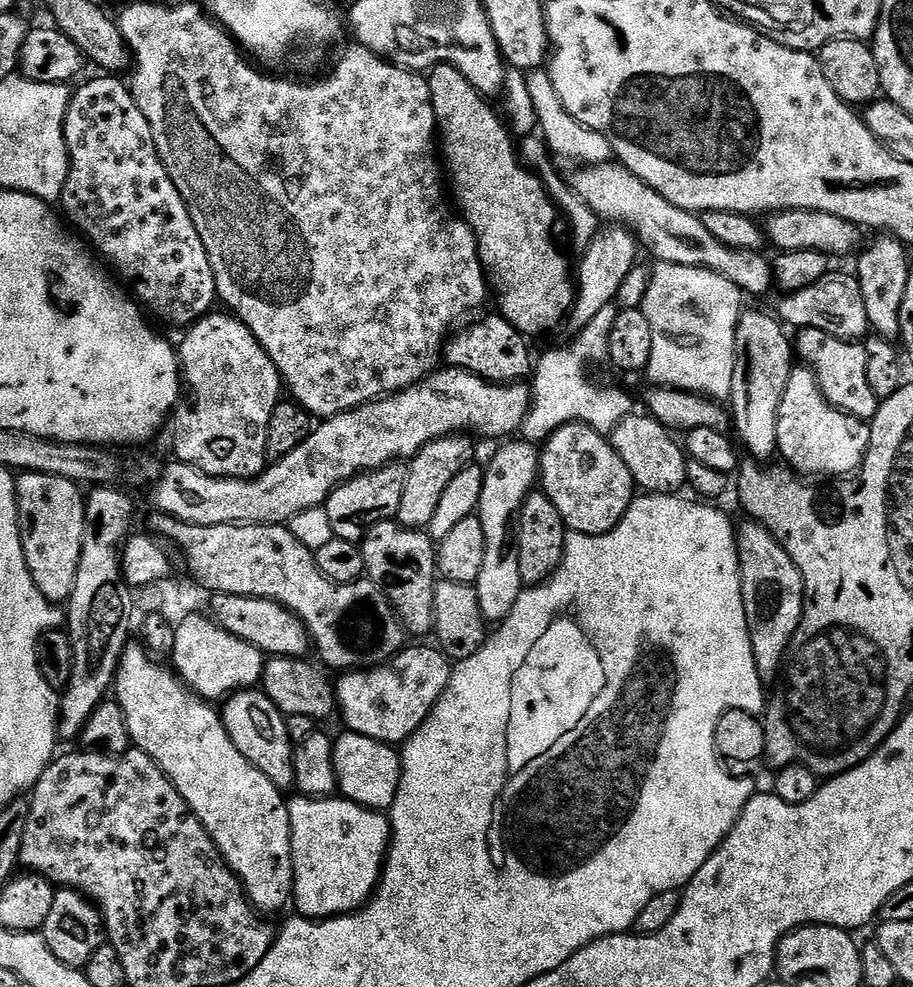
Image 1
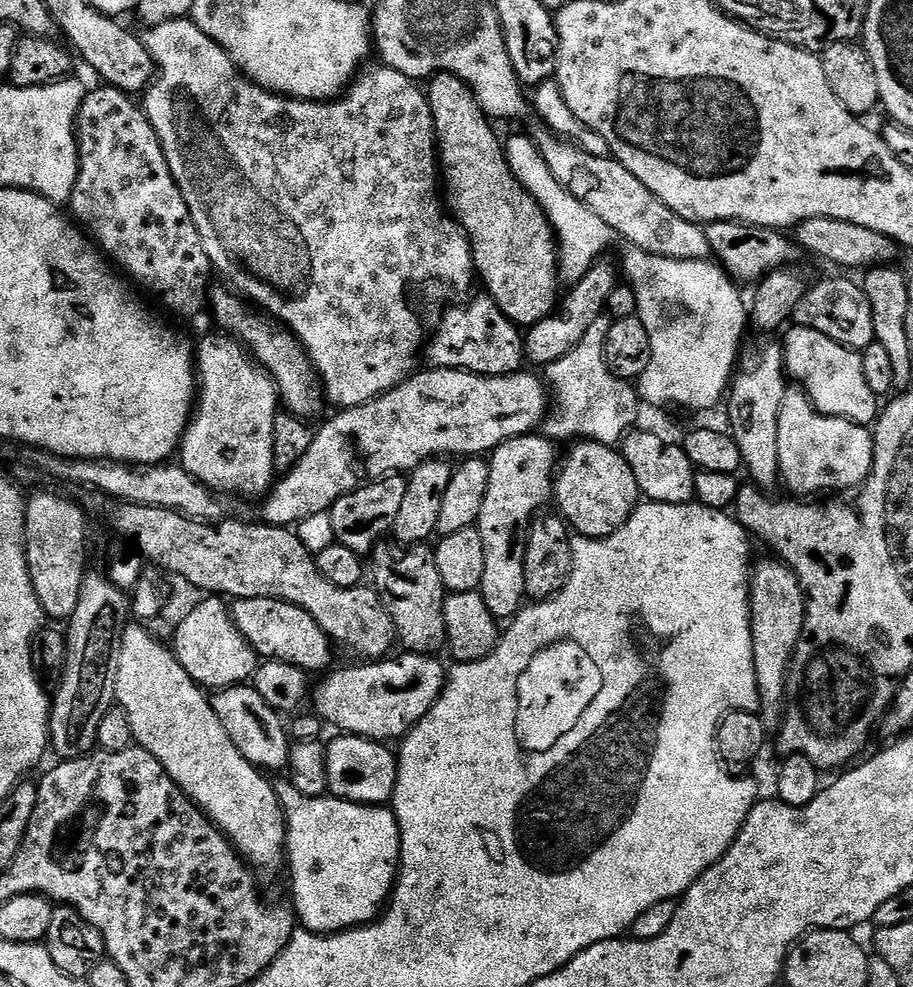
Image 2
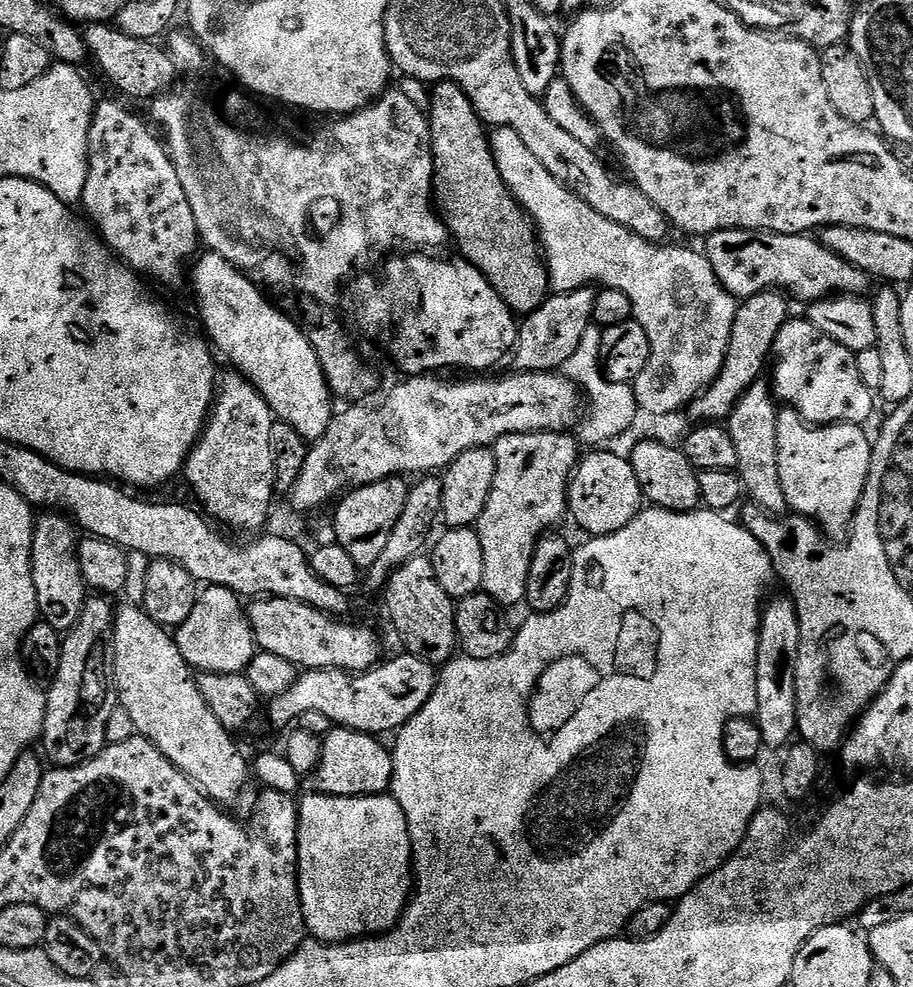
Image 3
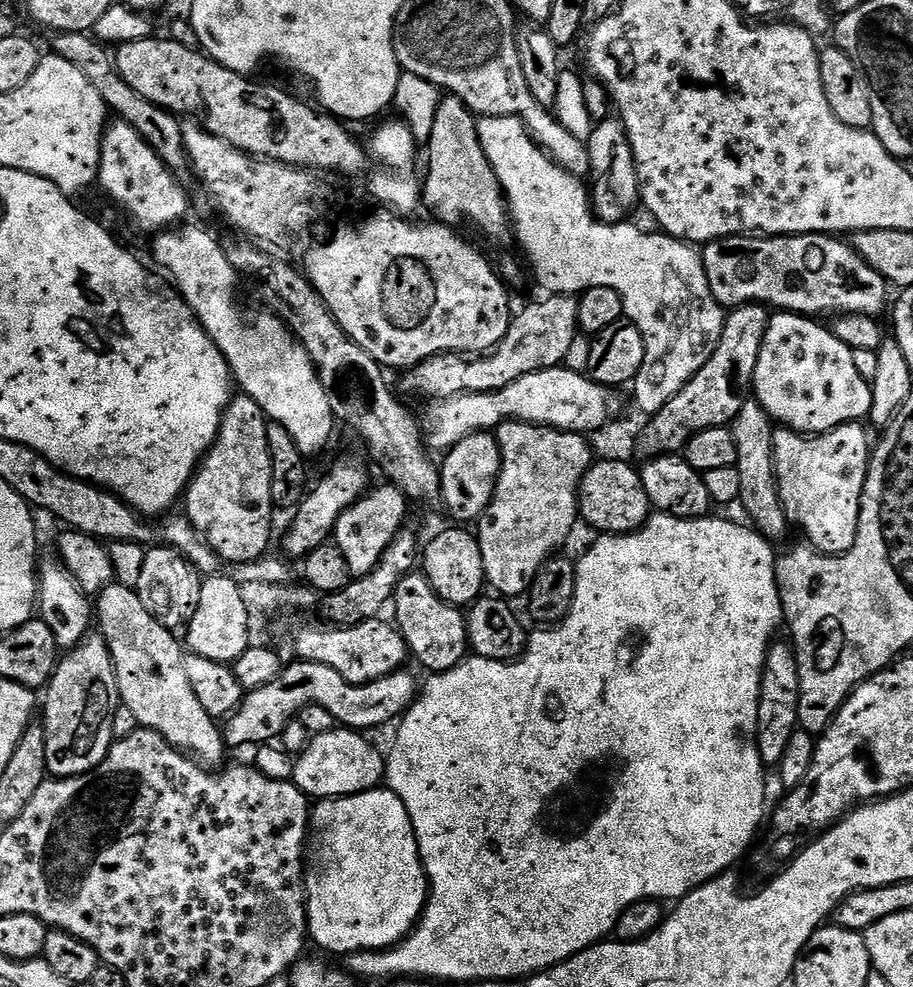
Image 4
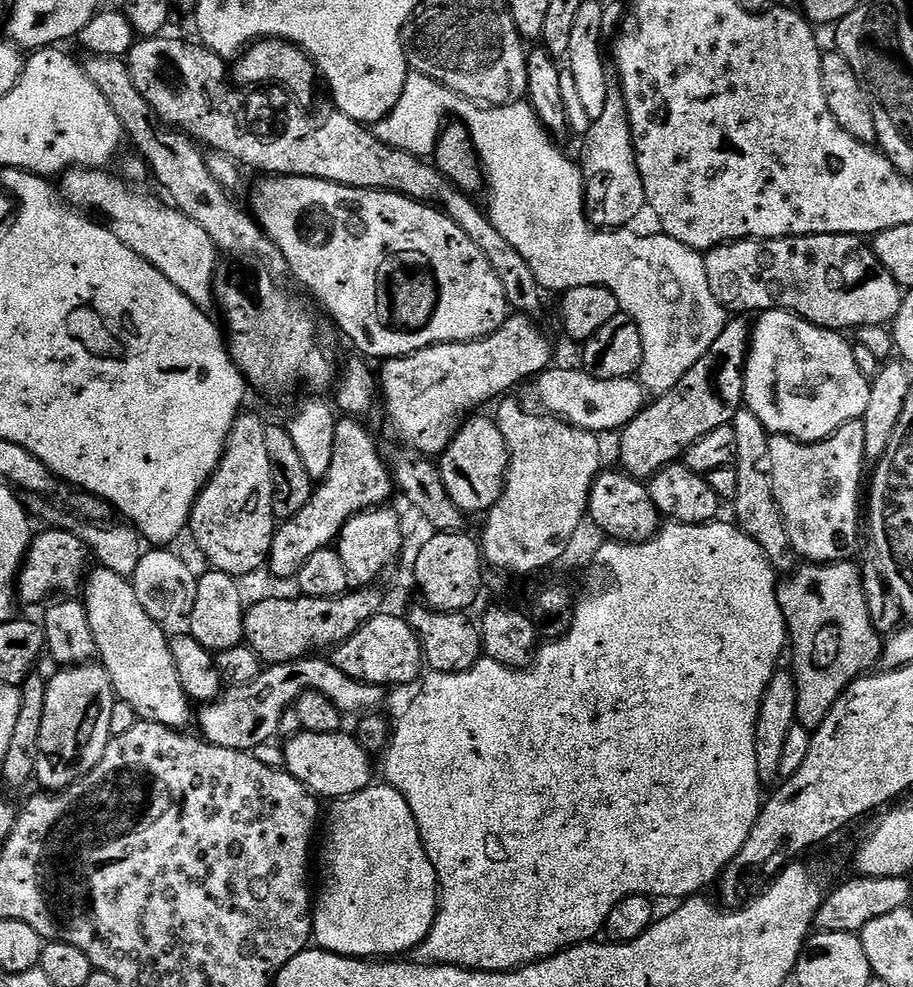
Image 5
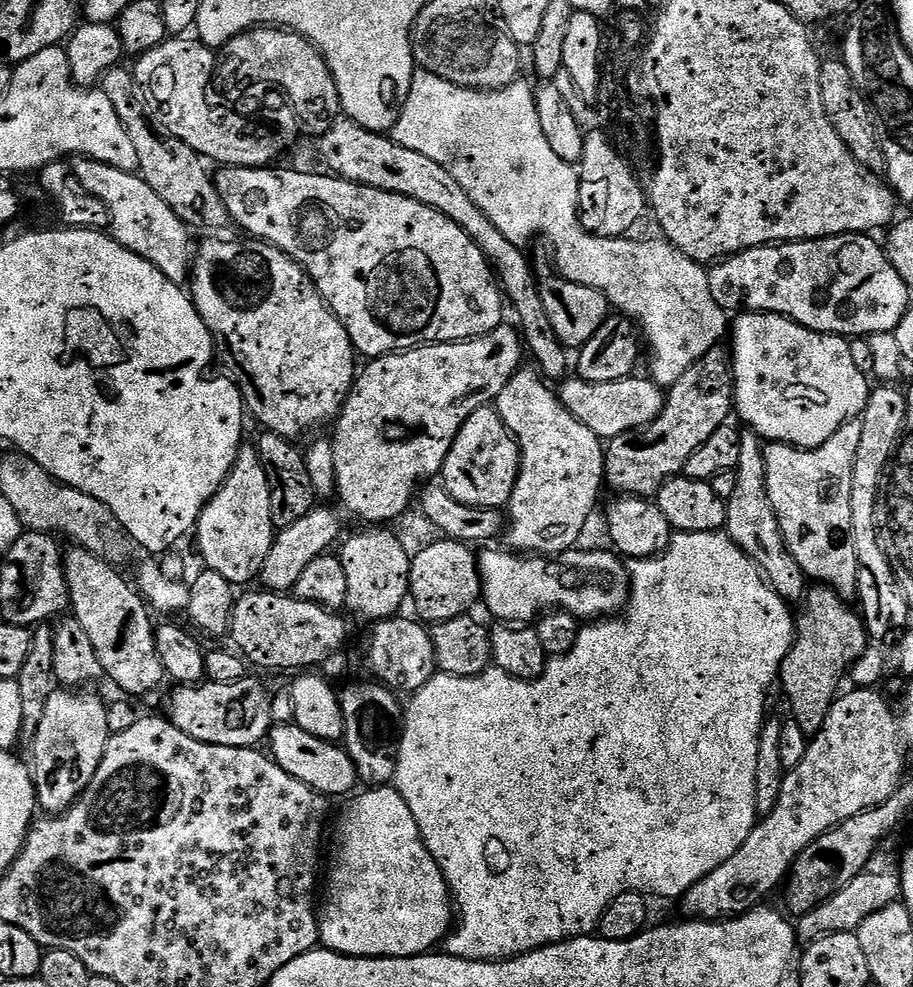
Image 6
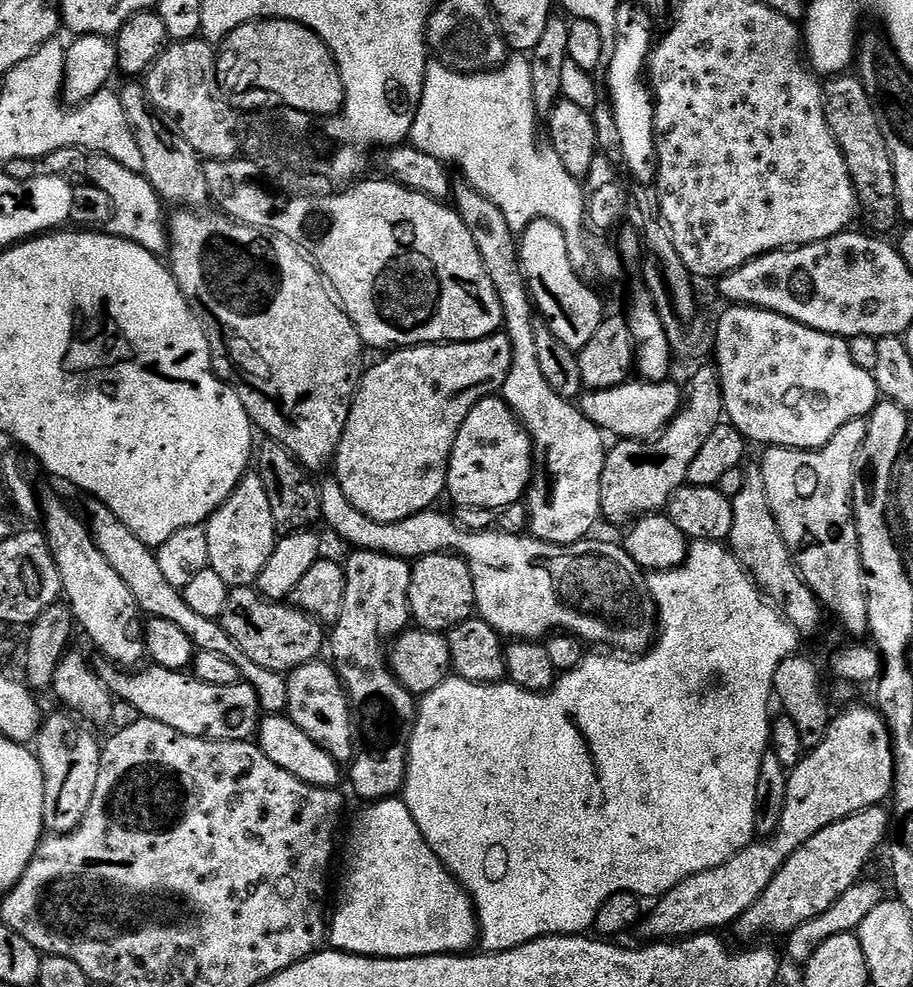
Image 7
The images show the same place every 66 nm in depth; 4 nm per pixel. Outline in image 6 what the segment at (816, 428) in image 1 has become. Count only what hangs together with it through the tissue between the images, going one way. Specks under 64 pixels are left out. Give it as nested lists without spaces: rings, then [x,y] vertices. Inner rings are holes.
[[[857,418],[846,421],[820,448],[769,443],[764,450],[770,506],[774,506],[790,554],[794,554],[809,581],[834,589],[847,601],[857,595],[860,582],[850,490],[852,467],[861,438],[862,422]]]

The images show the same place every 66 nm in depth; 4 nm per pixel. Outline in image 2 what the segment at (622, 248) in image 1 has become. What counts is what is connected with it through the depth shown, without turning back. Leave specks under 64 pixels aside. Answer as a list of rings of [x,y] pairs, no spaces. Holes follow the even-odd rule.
[[[604,258],[597,260],[577,284],[571,285],[569,292],[572,293],[568,297],[565,295],[557,303],[556,311],[551,316],[547,316],[527,329],[522,340],[522,348],[529,361],[533,360],[534,363],[540,364],[539,366],[546,366],[550,362],[562,358],[562,354],[568,354],[570,350],[574,350],[574,346],[578,346],[578,342],[582,342],[582,334],[586,334],[586,330],[590,330],[590,326],[594,326],[598,317],[605,315],[610,294],[614,294],[614,290],[618,286],[617,265],[615,268],[606,261],[607,259]]]

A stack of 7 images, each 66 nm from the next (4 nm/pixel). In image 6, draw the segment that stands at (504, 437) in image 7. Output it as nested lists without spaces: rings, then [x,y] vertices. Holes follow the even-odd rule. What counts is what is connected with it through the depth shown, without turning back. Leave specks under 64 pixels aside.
[[[489,406],[474,410],[470,418],[458,430],[454,438],[454,446],[450,446],[450,454],[446,454],[446,462],[442,473],[442,487],[460,504],[475,508],[503,509],[514,494],[514,486],[520,477],[520,443],[512,435],[503,418],[496,413],[495,407]]]

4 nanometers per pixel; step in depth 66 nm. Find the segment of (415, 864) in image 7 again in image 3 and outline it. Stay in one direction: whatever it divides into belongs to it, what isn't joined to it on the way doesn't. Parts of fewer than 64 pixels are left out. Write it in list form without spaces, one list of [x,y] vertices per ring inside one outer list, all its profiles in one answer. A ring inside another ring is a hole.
[[[311,794],[312,796],[299,797],[298,800],[298,886],[300,887],[300,905],[304,915],[304,927],[315,939],[325,944],[343,944],[346,940],[358,940],[365,936],[383,934],[396,925],[404,905],[408,903],[414,892],[414,873],[412,871],[412,843],[410,830],[406,822],[406,814],[402,814],[402,806],[391,794],[379,796],[326,796]]]

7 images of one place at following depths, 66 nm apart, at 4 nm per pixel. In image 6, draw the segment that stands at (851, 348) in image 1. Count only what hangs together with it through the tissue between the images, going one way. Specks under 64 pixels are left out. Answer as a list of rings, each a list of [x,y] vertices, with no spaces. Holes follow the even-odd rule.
[[[742,312],[731,321],[730,324],[730,351],[732,354],[732,377],[734,378],[734,412],[745,420],[747,427],[760,437],[761,441],[773,444],[791,444],[793,448],[820,448],[832,435],[842,427],[846,421],[857,419],[863,413],[868,404],[870,380],[854,366],[854,357],[850,354],[850,343],[845,337],[837,336],[830,332],[815,332],[798,322],[794,322],[789,316],[779,316],[773,312]]]

